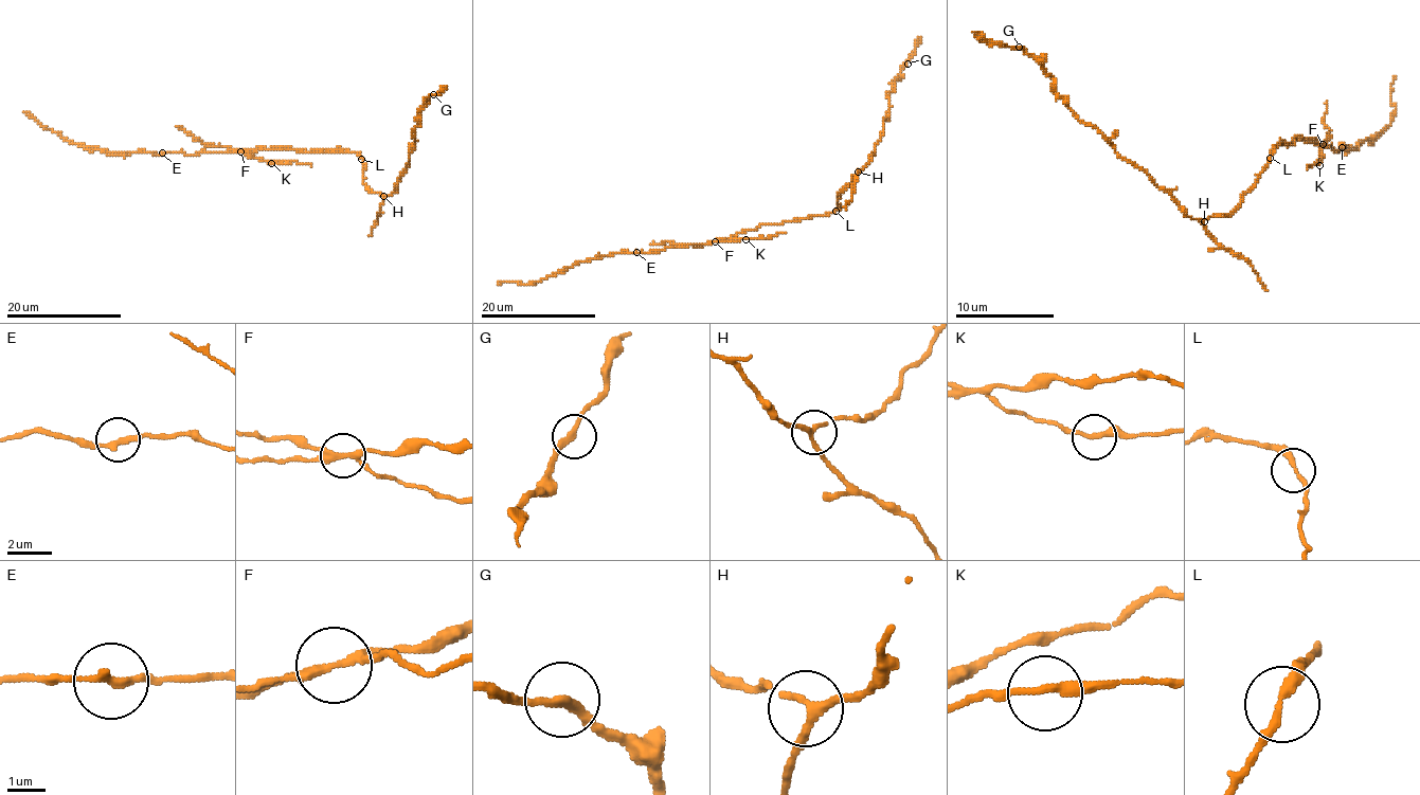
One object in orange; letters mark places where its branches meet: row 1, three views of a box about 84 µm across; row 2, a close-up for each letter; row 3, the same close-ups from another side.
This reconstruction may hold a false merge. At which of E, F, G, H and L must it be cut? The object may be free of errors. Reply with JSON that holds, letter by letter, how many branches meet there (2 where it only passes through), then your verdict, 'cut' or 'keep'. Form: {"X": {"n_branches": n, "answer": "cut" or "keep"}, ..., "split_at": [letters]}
{"E": {"n_branches": 2, "answer": "keep"}, "F": {"n_branches": 4, "answer": "cut"}, "G": {"n_branches": 2, "answer": "keep"}, "H": {"n_branches": 3, "answer": "keep"}, "L": {"n_branches": 2, "answer": "keep"}, "split_at": ["F"]}

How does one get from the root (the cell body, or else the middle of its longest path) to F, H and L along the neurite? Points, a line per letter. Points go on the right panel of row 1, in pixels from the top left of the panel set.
F: (1290, 145), (1297, 138), (1322, 145)
H: (1290, 145), (1280, 143), (1275, 147), (1258, 182), (1225, 216), (1208, 216), (1204, 221)
L: (1290, 145), (1280, 143), (1270, 158)

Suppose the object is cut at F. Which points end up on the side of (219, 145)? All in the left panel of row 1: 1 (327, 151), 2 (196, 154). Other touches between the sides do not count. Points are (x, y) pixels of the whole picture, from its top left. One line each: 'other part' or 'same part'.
1: other part
2: other part

